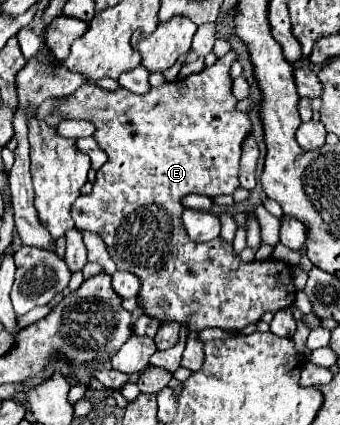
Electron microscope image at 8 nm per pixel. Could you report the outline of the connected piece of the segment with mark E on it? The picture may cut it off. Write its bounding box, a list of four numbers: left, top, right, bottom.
[55,52,295,332]

